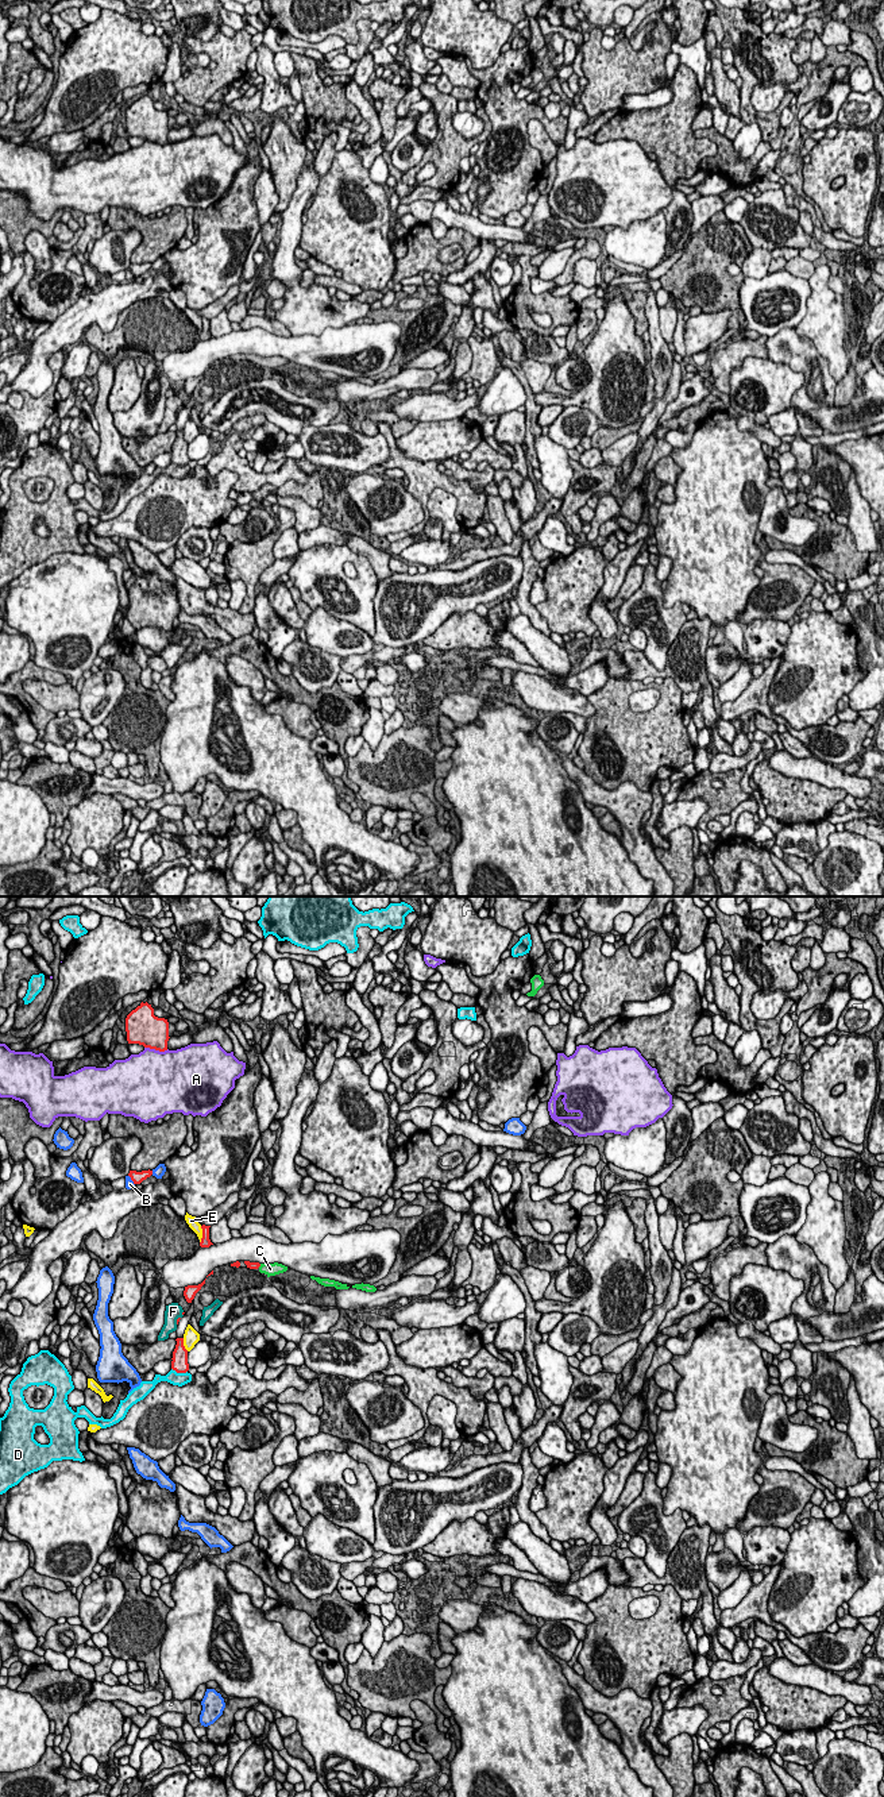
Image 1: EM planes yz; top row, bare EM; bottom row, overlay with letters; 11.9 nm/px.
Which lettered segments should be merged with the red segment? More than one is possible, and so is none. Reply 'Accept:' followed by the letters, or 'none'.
Accept: C

